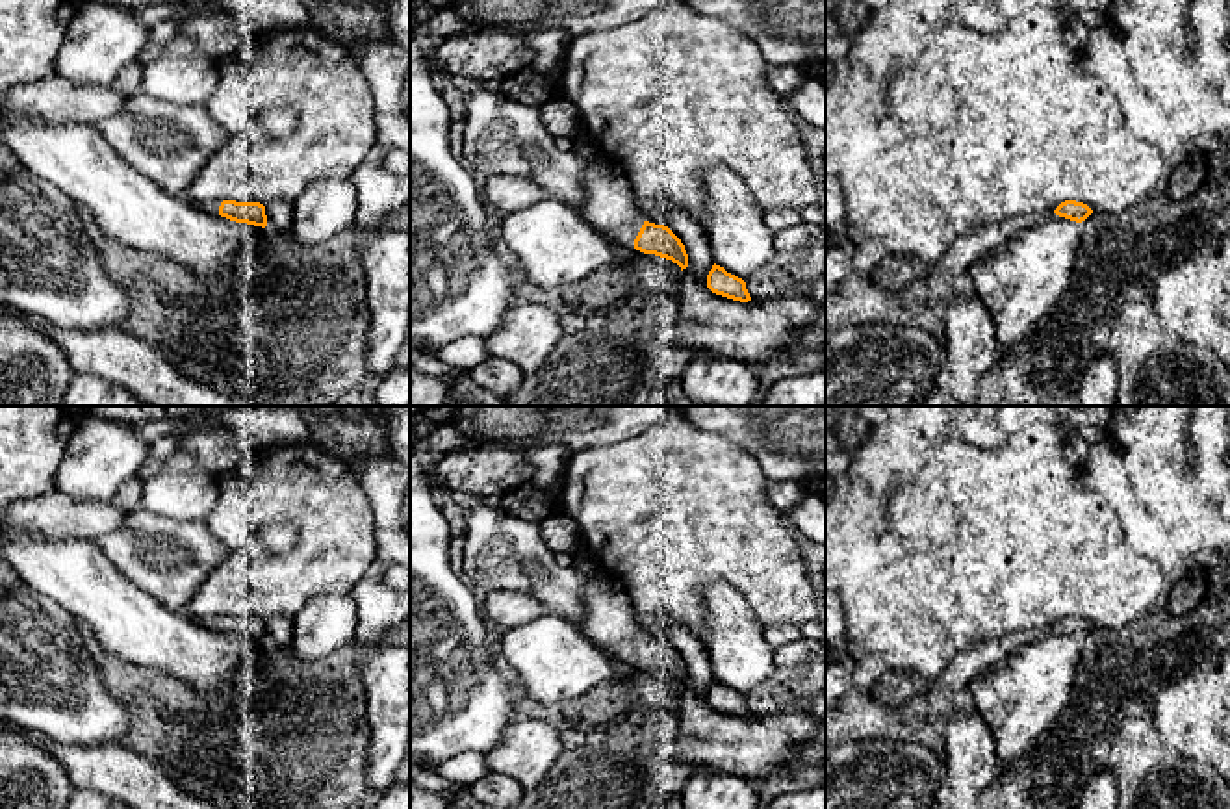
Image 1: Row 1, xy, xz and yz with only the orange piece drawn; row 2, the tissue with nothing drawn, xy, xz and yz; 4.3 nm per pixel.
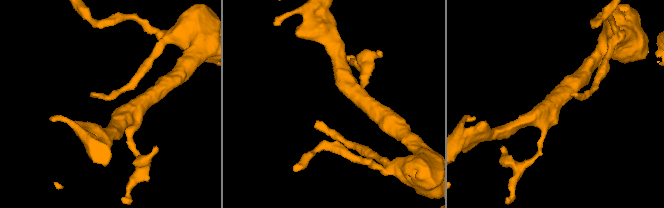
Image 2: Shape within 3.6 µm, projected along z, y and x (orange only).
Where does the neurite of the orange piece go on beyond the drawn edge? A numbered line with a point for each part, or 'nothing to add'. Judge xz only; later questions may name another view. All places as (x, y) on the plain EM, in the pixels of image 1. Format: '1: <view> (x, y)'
1: xz (611, 622)

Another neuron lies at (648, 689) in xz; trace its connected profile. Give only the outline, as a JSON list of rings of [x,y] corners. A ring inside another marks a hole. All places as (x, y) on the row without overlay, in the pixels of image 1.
[[[621,664],[620,672],[629,679],[631,703],[636,709],[662,709],[675,700],[681,690],[681,683],[677,679],[655,670]]]

